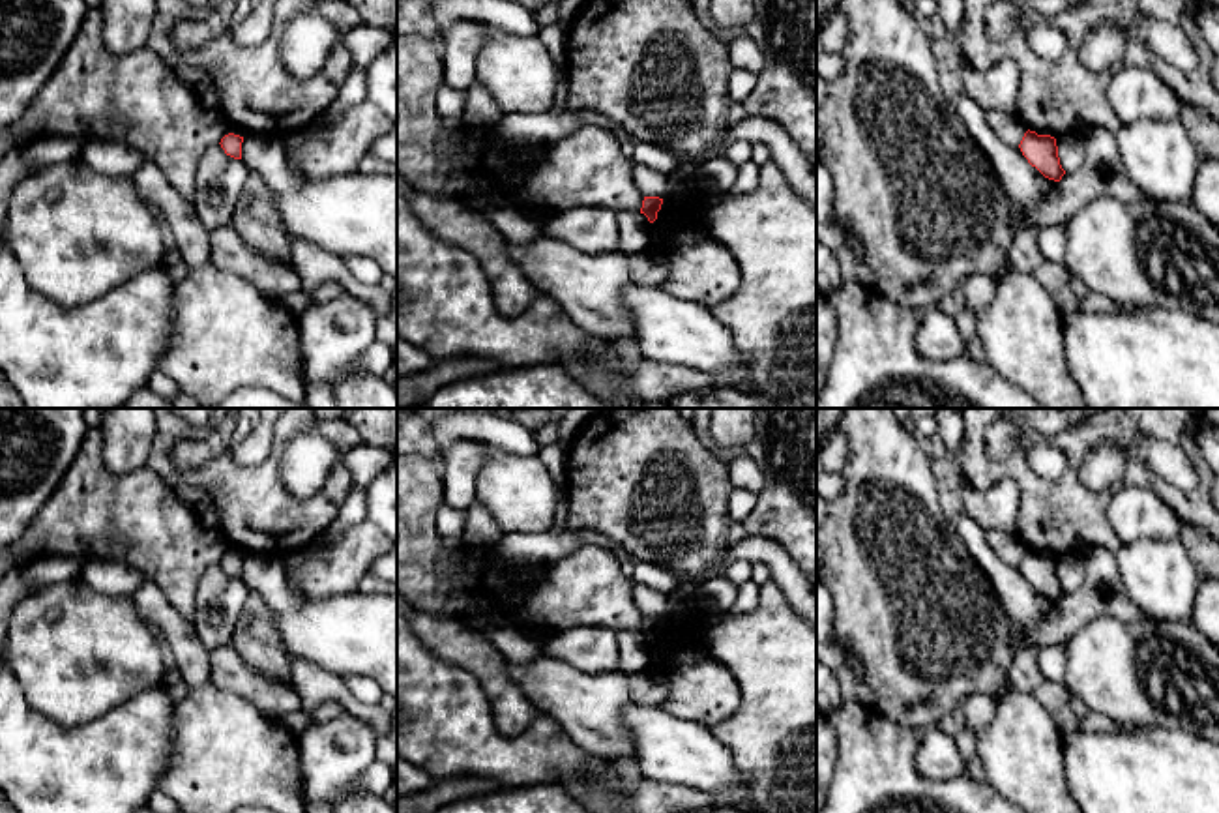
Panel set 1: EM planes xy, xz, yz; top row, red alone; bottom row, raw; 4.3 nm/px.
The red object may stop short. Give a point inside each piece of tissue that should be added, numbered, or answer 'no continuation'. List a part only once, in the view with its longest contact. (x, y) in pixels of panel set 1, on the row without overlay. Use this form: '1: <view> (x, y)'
no continuation

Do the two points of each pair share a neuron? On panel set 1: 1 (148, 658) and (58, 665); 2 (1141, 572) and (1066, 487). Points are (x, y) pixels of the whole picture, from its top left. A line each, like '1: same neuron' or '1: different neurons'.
1: same neuron
2: different neurons

